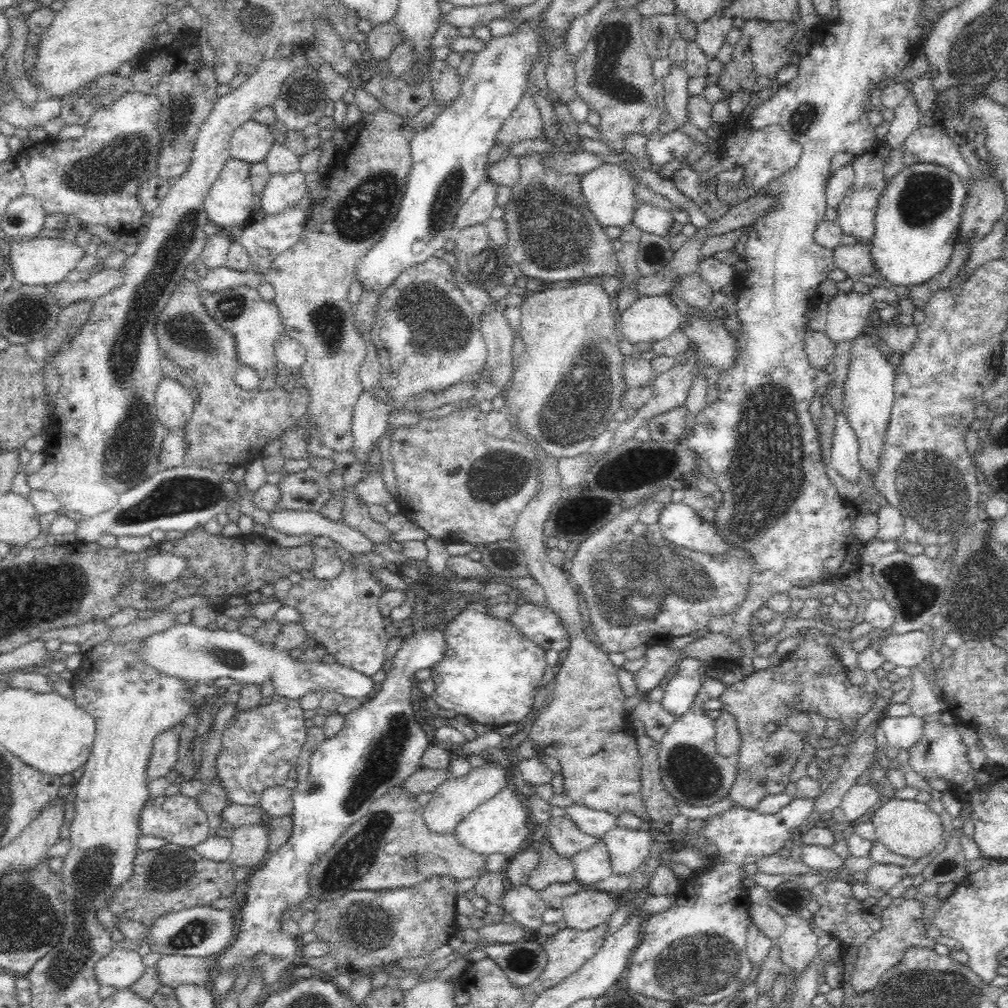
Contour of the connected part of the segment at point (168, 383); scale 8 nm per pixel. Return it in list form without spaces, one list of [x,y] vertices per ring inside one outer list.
[[[162,377],[155,392],[156,417],[168,429],[184,427],[194,407],[191,393],[182,383]]]

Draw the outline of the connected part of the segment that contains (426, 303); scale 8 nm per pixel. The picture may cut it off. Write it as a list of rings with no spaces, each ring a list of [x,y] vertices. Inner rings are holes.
[[[443,259],[426,260],[404,270],[384,288],[375,310],[375,321],[369,328],[371,341],[381,365],[380,387],[392,396],[392,412],[404,412],[414,406],[414,398],[424,392],[442,392],[456,384],[472,383],[478,372],[485,368],[487,345],[481,333],[480,314],[464,297],[455,278],[455,270]]]

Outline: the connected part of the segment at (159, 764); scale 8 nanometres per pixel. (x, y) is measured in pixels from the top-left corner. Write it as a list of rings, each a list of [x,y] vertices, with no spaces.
[[[179,725],[174,726],[156,736],[147,769],[148,781],[166,777],[176,765],[180,749],[179,728]]]

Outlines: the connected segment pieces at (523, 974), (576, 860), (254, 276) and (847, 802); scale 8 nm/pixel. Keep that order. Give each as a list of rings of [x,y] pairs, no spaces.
[[[522,939],[516,944],[488,944],[481,946],[506,974],[514,986],[532,985],[544,973],[548,959],[542,944]]]
[[[602,840],[588,850],[578,852],[572,858],[575,878],[585,888],[594,888],[596,882],[602,882],[614,874],[610,855]]]
[[[226,266],[212,268],[204,278],[199,279],[200,289],[209,293],[222,292],[236,288],[236,286],[248,286],[258,288],[261,284],[260,275],[254,271],[237,272]]]
[[[854,784],[841,800],[840,820],[842,826],[850,826],[851,822],[856,822],[868,810],[876,810],[881,802],[881,796],[873,786]]]

